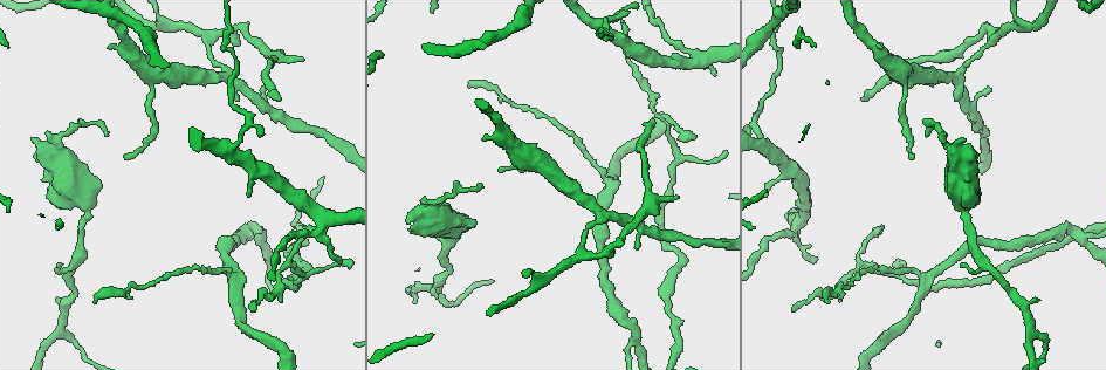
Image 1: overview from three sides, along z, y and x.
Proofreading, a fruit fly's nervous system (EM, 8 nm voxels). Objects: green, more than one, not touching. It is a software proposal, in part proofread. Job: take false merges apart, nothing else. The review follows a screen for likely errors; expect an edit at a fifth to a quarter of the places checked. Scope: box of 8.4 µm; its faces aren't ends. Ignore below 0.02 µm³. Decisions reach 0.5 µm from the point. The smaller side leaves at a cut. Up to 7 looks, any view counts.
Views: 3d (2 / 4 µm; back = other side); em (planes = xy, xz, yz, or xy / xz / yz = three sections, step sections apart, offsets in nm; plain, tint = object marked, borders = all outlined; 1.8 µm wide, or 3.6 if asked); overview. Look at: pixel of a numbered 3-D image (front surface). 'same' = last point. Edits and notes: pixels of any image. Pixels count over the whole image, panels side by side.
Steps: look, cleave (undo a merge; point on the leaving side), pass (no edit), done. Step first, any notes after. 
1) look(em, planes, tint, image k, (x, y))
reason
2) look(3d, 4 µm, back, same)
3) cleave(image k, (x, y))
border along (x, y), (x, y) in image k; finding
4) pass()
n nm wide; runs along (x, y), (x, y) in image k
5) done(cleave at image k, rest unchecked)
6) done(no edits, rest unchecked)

look(em, planes, tint, image 1, (953, 75))
calibre changes

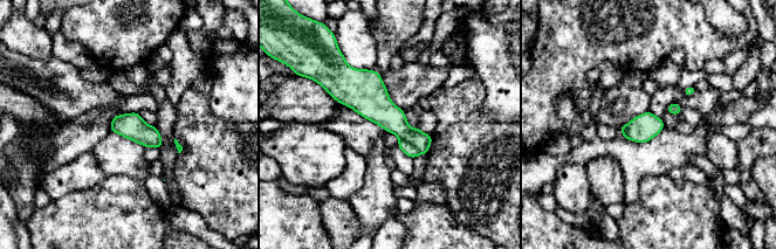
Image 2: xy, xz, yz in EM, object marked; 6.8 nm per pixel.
cleave(image 2, (407, 149))
180 nm wide; border along (399, 137), (411, 143), (421, 153) in image 2; a second cell is stuck on

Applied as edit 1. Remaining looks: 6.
look(3d, 4 µm, image 1, (525, 161))
three arms meet

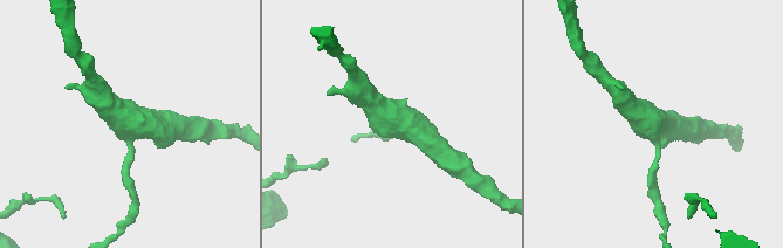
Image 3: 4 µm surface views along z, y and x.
look(em, yz, step 8, tint, image 3, (123, 137))
3 arms; now the EM

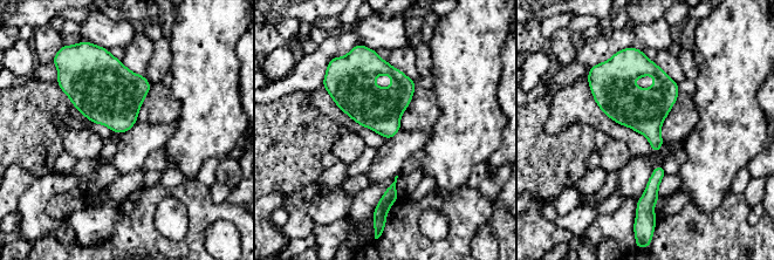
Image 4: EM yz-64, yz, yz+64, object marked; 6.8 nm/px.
pass()
continuous, no second cell

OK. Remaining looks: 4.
look(em, xy, step 4, tint, image 1, (927, 280))

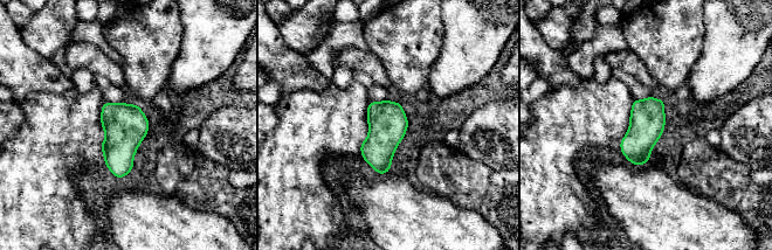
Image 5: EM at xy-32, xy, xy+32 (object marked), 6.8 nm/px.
look(em, yz, step 16, tint, same)

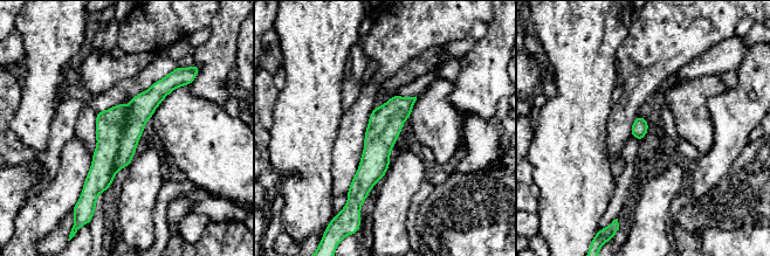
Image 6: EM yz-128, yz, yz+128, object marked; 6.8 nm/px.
pass()
runs along (166, 80), (118, 131), (91, 191) in image 6; continuous, no second cell

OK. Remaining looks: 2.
done(cleave at image 2, rest unchecked)

